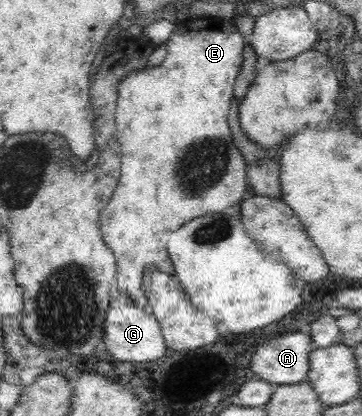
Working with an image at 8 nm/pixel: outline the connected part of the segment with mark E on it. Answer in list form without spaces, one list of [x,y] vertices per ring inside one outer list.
[[[229,17],[199,18],[198,32],[185,32],[191,26],[177,26],[166,42],[167,58],[153,70],[129,71],[118,84],[116,127],[121,142],[121,180],[105,210],[101,210],[101,230],[107,246],[117,259],[117,285],[136,307],[149,310],[142,289],[144,270],[149,265],[175,274],[165,240],[167,232],[181,228],[193,218],[225,212],[243,200],[247,190],[246,163],[235,146],[227,114],[234,96],[234,84],[243,64],[245,36]]]

